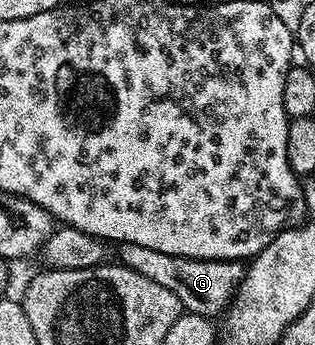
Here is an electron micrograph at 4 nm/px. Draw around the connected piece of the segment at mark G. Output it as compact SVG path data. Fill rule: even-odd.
M131 243L117 244L116 259L121 266L140 273L140 277L148 277L148 281L156 281L156 285L170 290L189 314L207 317L221 316L225 312L238 292L244 274L243 264L238 261L176 257L172 253L160 253L157 249L147 249L145 245Z

